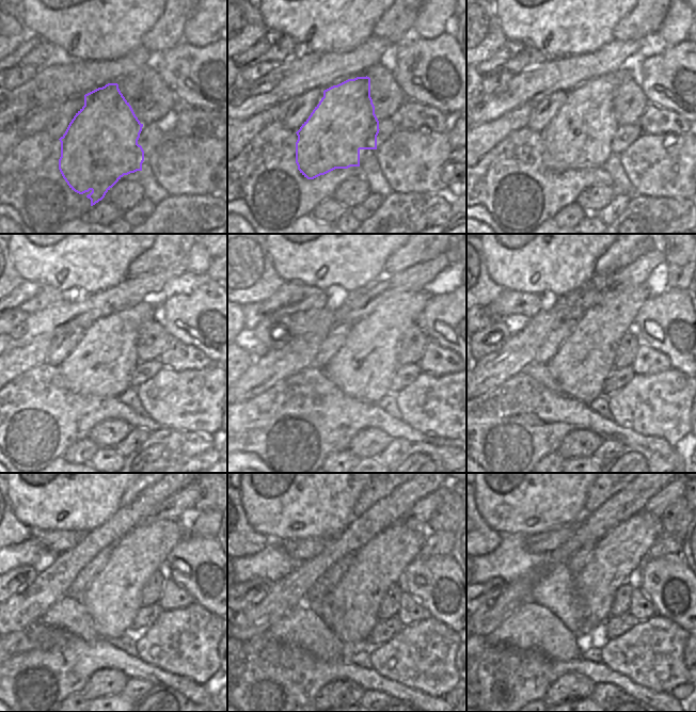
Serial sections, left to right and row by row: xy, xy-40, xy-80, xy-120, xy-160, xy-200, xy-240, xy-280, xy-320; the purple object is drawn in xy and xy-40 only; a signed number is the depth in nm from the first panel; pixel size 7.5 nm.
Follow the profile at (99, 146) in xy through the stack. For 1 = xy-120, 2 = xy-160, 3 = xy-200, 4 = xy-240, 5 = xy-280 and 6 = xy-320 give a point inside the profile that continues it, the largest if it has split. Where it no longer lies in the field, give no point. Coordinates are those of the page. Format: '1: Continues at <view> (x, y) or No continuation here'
1: Continues at xy-120 (104, 362)
2: Continues at xy-160 (343, 362)
3: Continues at xy-200 (586, 391)
4: Continues at xy-240 (108, 631)
5: Continues at xy-280 (381, 563)
6: Continues at xy-320 (617, 558).

